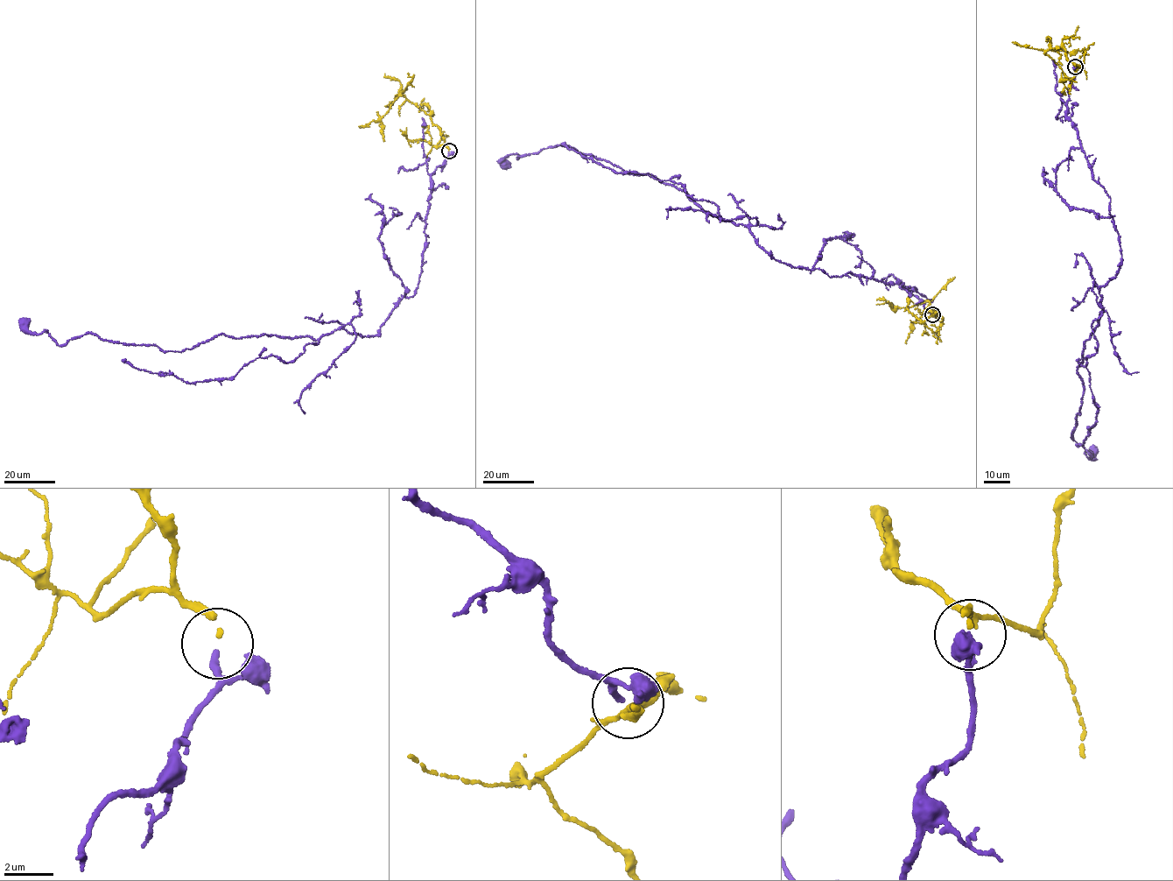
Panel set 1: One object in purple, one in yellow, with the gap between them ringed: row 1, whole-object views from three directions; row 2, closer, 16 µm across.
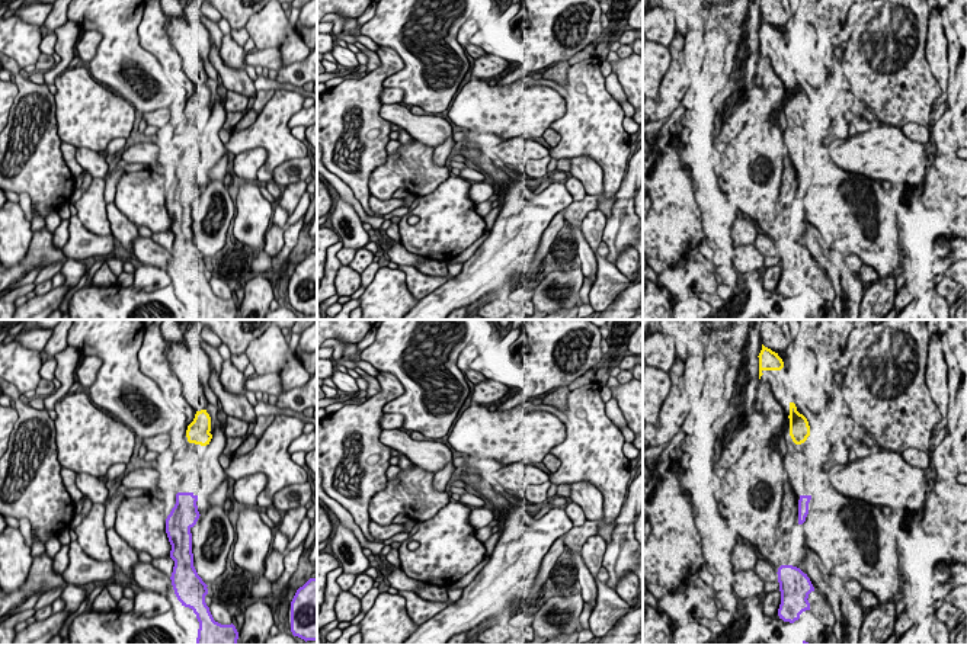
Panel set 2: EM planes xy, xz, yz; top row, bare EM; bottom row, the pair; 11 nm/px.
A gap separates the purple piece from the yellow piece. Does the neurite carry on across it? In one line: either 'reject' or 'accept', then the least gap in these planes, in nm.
accept; gap 550 nm

